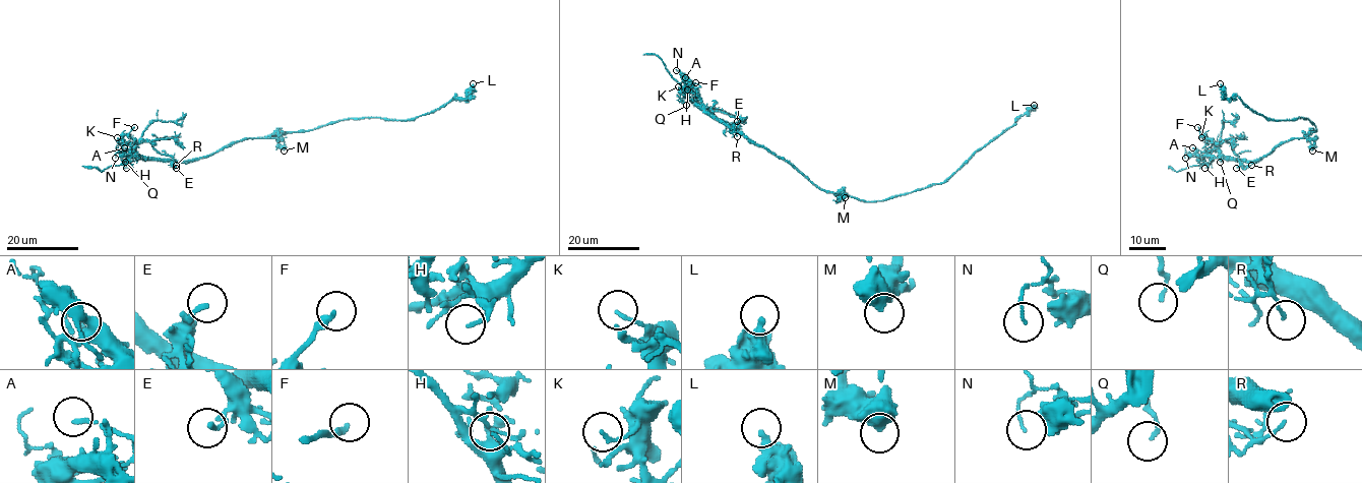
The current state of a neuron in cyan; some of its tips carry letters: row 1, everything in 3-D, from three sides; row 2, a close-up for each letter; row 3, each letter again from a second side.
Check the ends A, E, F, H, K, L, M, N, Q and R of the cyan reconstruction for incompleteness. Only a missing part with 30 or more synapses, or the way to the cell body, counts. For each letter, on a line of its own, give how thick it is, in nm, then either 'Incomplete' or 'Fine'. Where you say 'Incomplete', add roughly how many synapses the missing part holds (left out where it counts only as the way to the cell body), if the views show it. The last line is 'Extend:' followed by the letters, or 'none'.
A: Thickness 140 nm. Fine
E: Thickness 190 nm. Fine
F: Thickness 240 nm. Fine
H: Thickness 110 nm. Fine
K: Thickness 140 nm. Fine
L: Thickness 300 nm. Fine
M: Thickness 650 nm. Fine
N: Thickness 90 nm. Fine
Q: Thickness 130 nm. Fine
R: Thickness 110 nm. Fine
Extend: none

